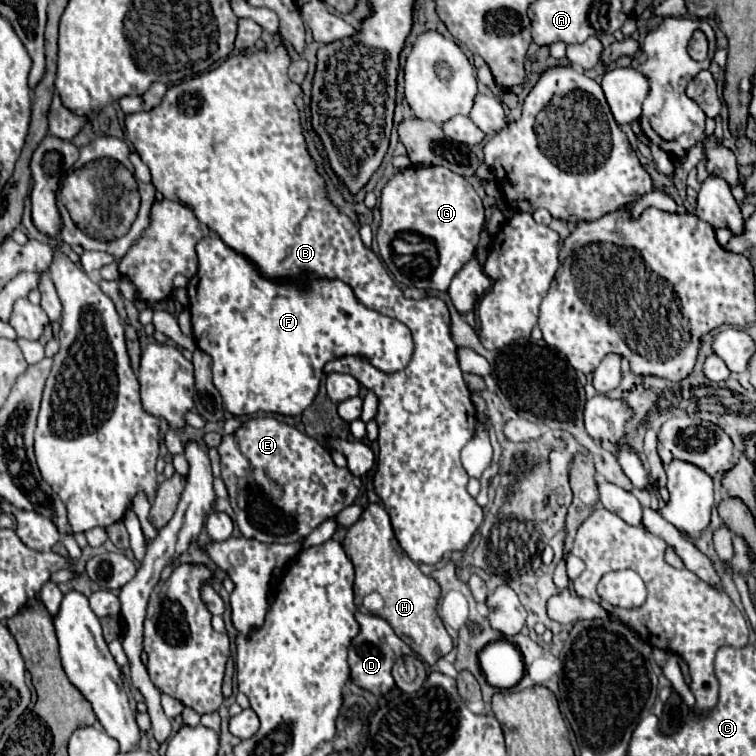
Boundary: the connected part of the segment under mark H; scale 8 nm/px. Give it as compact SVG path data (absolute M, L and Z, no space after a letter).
M378 503L368 505L360 515L360 519L354 525L350 525L342 545L346 555L354 563L354 571L356 571L354 597L360 609L362 609L362 599L368 593L372 591L380 593L384 599L384 607L376 615L386 619L394 627L396 635L406 645L410 645L430 667L436 665L440 657L452 651L452 639L444 629L442 619L436 613L440 585L432 577L424 575L420 567L404 553L404 549L394 537L390 517L382 505Z

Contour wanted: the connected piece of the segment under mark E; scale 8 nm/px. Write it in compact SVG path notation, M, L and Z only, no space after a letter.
M254 417L254 419L244 421L242 427L240 427L234 435L226 435L226 437L222 439L222 445L218 447L218 453L220 453L220 457L222 457L222 479L224 479L224 483L226 483L226 487L228 487L228 493L230 493L230 503L232 503L234 513L236 513L238 529L240 529L242 537L246 537L246 539L256 539L256 541L262 541L262 543L296 543L296 541L302 541L302 539L304 539L306 535L310 535L310 531L316 529L324 519L334 517L334 515L338 515L344 507L352 505L352 503L354 503L354 497L358 495L360 485L362 485L360 479L354 477L346 467L340 469L340 467L334 465L334 461L332 461L332 457L330 457L330 451L328 451L326 447L318 445L318 441L310 439L308 435L300 433L298 429L294 429L294 427L286 425L286 423L280 423L280 421L274 419L274 417Z

